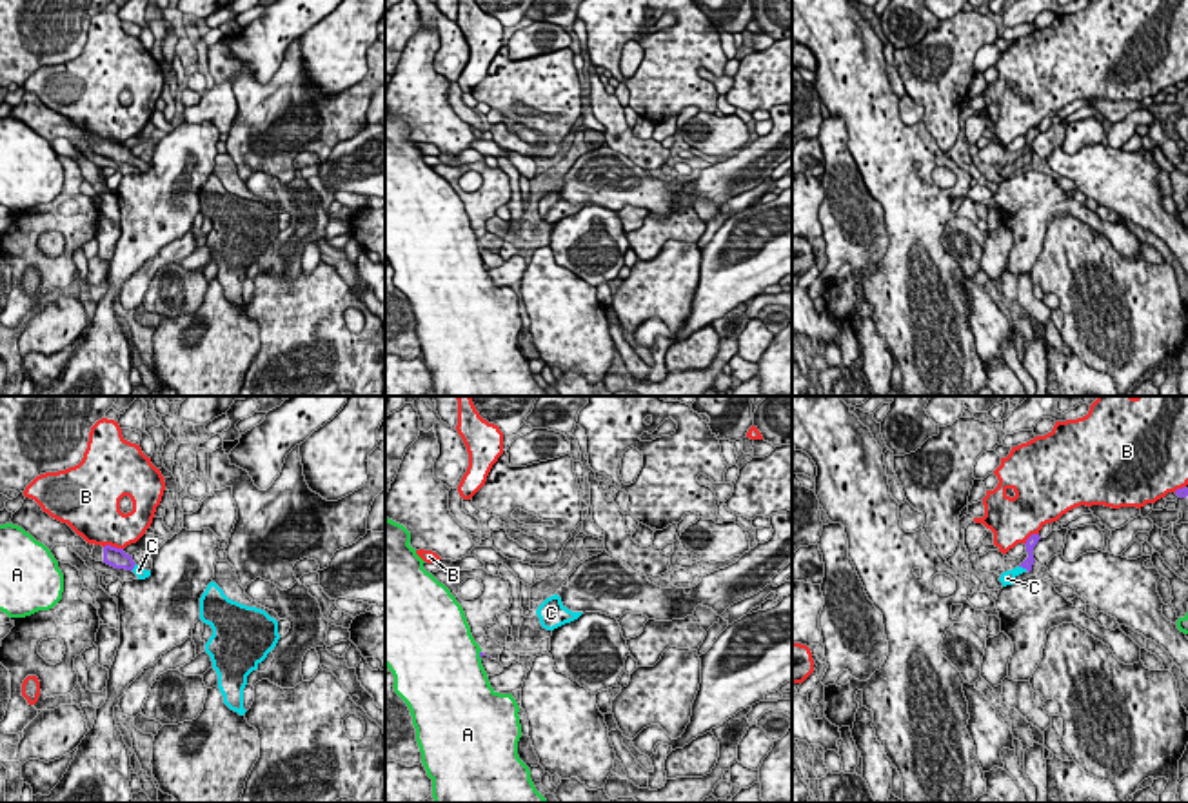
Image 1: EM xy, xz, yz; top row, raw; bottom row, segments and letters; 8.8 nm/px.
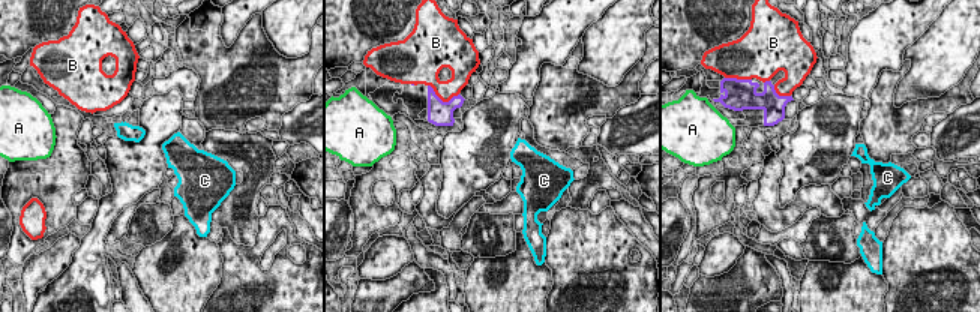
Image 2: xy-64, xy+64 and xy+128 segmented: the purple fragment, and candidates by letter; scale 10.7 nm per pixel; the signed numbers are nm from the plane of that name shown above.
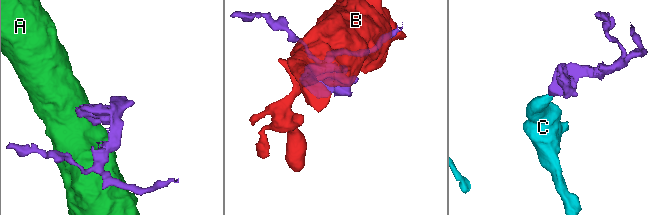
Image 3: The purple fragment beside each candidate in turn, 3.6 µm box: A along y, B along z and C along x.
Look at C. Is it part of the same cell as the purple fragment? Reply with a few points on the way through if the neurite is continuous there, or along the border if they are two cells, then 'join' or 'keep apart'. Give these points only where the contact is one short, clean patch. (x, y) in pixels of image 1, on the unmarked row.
runs through yz (1030, 135), (1030, 153), (1023, 160), (1007, 171); join

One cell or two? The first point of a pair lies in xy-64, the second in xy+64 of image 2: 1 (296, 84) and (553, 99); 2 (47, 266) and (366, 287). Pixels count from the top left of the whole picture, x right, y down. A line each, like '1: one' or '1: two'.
1: one
2: two

